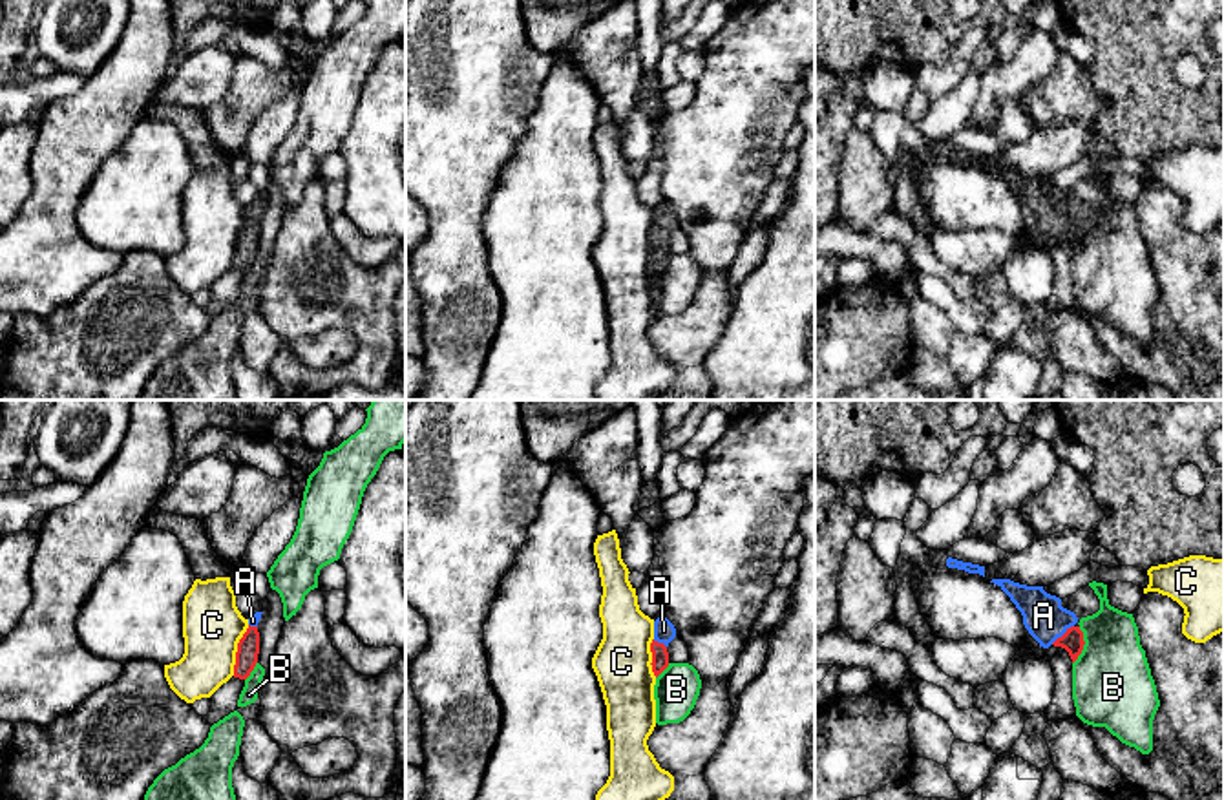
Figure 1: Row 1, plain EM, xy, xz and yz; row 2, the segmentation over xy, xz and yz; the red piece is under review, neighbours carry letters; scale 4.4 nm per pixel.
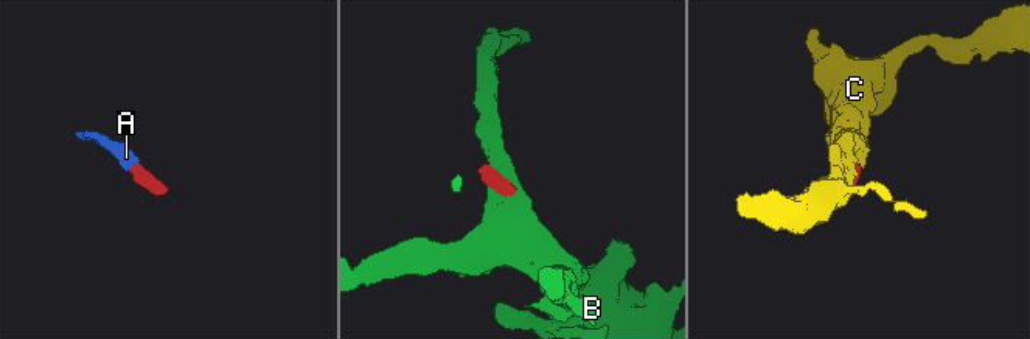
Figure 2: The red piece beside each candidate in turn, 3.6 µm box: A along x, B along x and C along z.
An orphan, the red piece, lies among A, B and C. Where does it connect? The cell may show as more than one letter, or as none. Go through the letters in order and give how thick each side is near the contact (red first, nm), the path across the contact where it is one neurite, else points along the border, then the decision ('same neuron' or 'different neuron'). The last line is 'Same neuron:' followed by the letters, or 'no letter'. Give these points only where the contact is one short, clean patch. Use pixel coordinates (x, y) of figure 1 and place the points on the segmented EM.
A: 100/190 nm | across yz (1073, 642), (1064, 634), (1044, 616) | same neuron
B: 100/360 nm | along yz (1080, 627), (1084, 649), (1073, 663) | different neuron
C: 100/260 nm | along xy (249, 625), (238, 643), (232, 674) | different neuron
Same neuron: A

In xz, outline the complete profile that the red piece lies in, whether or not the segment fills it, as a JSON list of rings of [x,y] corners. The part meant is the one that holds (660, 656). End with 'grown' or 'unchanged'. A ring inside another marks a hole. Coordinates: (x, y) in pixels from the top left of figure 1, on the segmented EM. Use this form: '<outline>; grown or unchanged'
[[[665,617],[654,621],[654,639],[650,643],[652,672],[658,678],[669,667],[669,643],[676,637],[674,625]]]; grown

